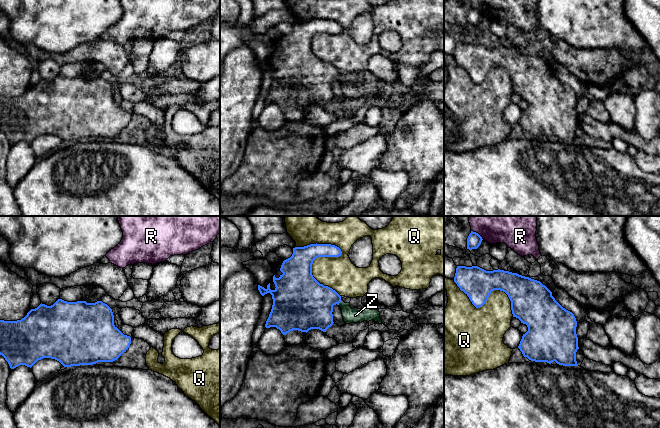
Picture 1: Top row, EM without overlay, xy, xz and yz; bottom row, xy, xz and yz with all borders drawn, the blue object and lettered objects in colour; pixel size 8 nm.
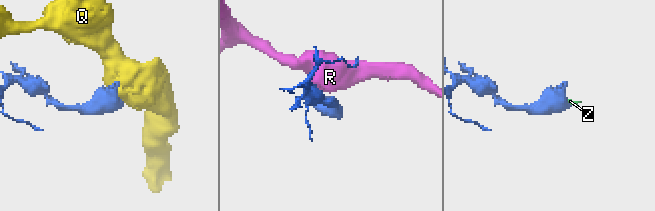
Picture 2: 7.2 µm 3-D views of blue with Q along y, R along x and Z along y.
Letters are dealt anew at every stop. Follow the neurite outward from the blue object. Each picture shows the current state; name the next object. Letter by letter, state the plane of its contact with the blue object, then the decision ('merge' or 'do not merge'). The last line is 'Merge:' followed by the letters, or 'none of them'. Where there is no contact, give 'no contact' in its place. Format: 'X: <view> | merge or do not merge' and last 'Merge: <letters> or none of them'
Q: xz | do not merge
R: yz | do not merge
Z: xz | merge
Merge: Z

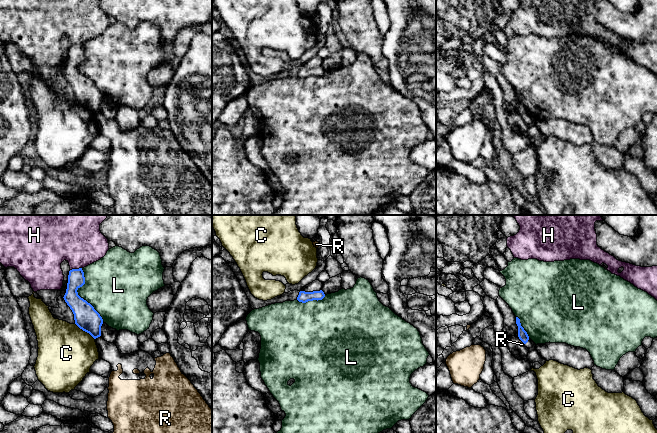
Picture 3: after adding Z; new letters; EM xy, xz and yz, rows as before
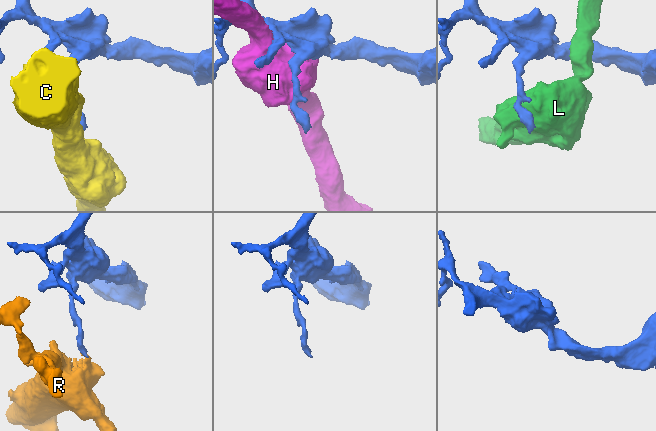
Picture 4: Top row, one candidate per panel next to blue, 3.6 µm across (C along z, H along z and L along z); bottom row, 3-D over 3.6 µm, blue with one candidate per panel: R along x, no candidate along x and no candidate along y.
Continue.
C: xy | do not merge
H: xy | do not merge
L: xy | do not merge
R: yz | do not merge
Merge: none of them

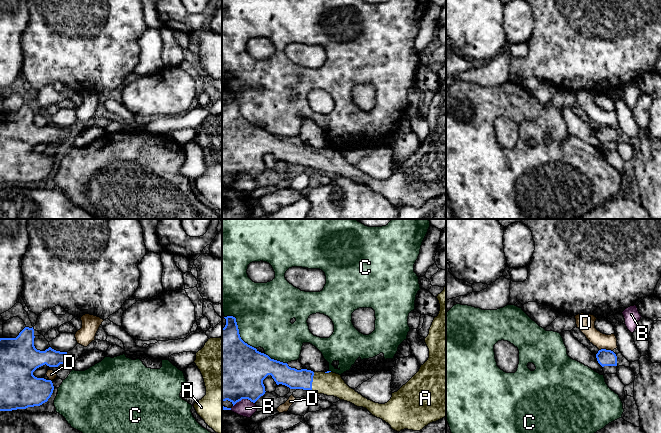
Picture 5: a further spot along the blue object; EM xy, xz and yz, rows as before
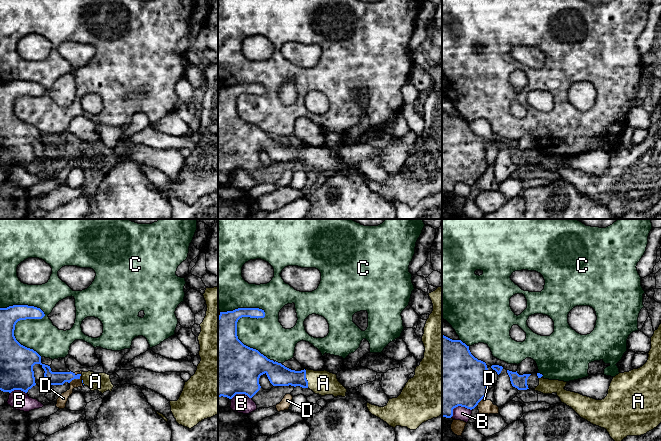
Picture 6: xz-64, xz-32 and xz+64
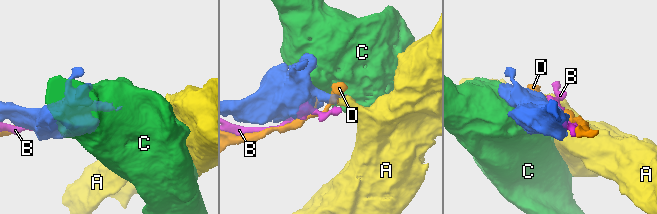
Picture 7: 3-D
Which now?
A: xz | merge
B: xz | do not merge
C: xz | do not merge
D: yz | do not merge
Merge: A

